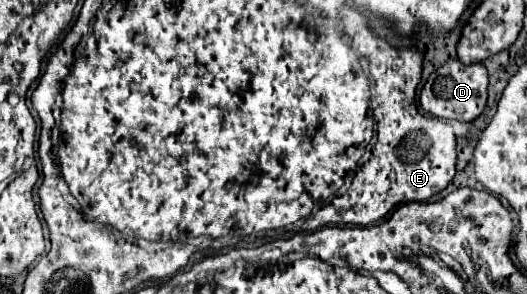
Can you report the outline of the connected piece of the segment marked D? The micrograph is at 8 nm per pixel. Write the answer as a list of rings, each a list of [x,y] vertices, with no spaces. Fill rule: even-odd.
[[[459,59],[445,63],[437,71],[431,73],[427,83],[421,89],[421,107],[425,113],[439,119],[455,119],[455,121],[473,121],[477,119],[487,103],[487,69],[483,63],[463,65]]]

